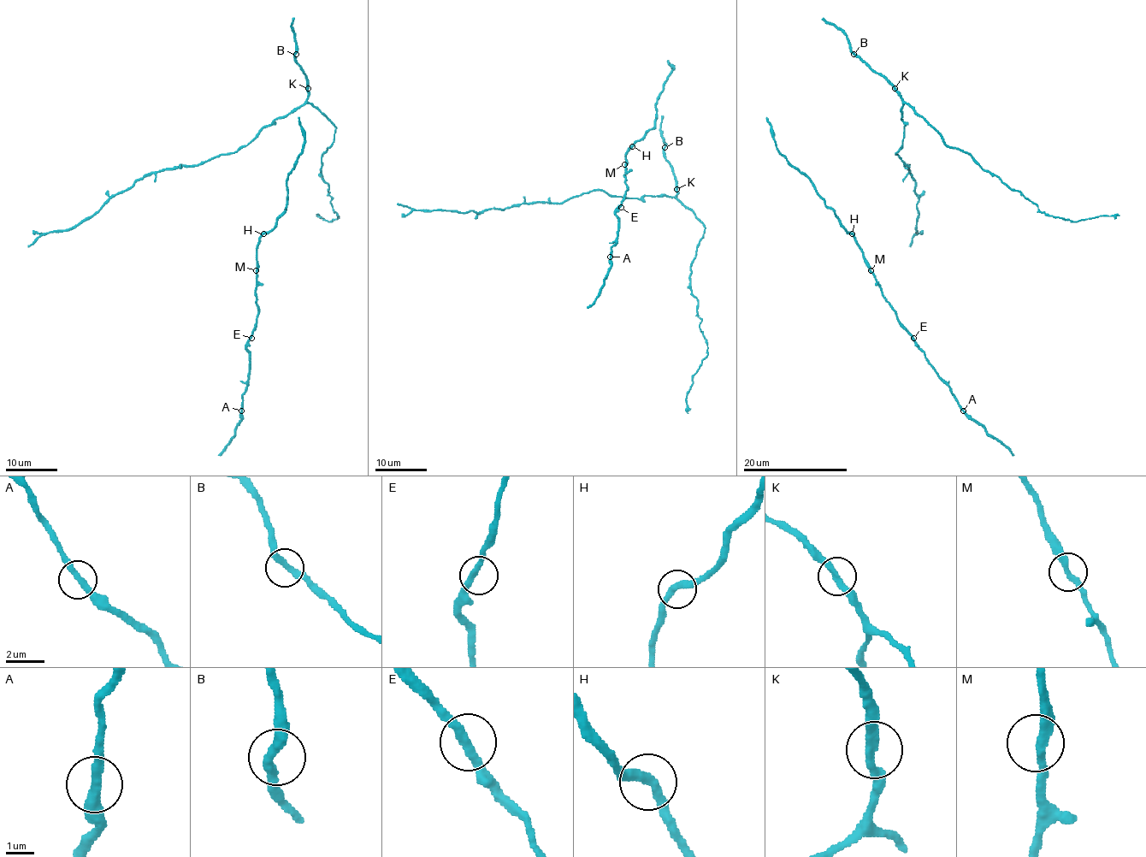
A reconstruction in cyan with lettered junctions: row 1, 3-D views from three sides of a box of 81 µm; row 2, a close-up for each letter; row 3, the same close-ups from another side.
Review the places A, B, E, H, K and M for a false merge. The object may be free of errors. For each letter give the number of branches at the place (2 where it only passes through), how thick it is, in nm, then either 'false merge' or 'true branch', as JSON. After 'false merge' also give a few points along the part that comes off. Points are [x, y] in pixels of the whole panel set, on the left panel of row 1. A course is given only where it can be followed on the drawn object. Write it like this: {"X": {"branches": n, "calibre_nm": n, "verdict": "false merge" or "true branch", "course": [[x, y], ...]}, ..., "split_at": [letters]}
{"A": {"branches": 2, "calibre_nm": 320, "verdict": "true branch"}, "B": {"branches": 2, "calibre_nm": 320, "verdict": "true branch"}, "E": {"branches": 2, "calibre_nm": 320, "verdict": "true branch"}, "H": {"branches": 2, "calibre_nm": 320, "verdict": "true branch"}, "K": {"branches": 2, "calibre_nm": 320, "verdict": "true branch"}, "M": {"branches": 2, "calibre_nm": 320, "verdict": "true branch"}, "split_at": []}

